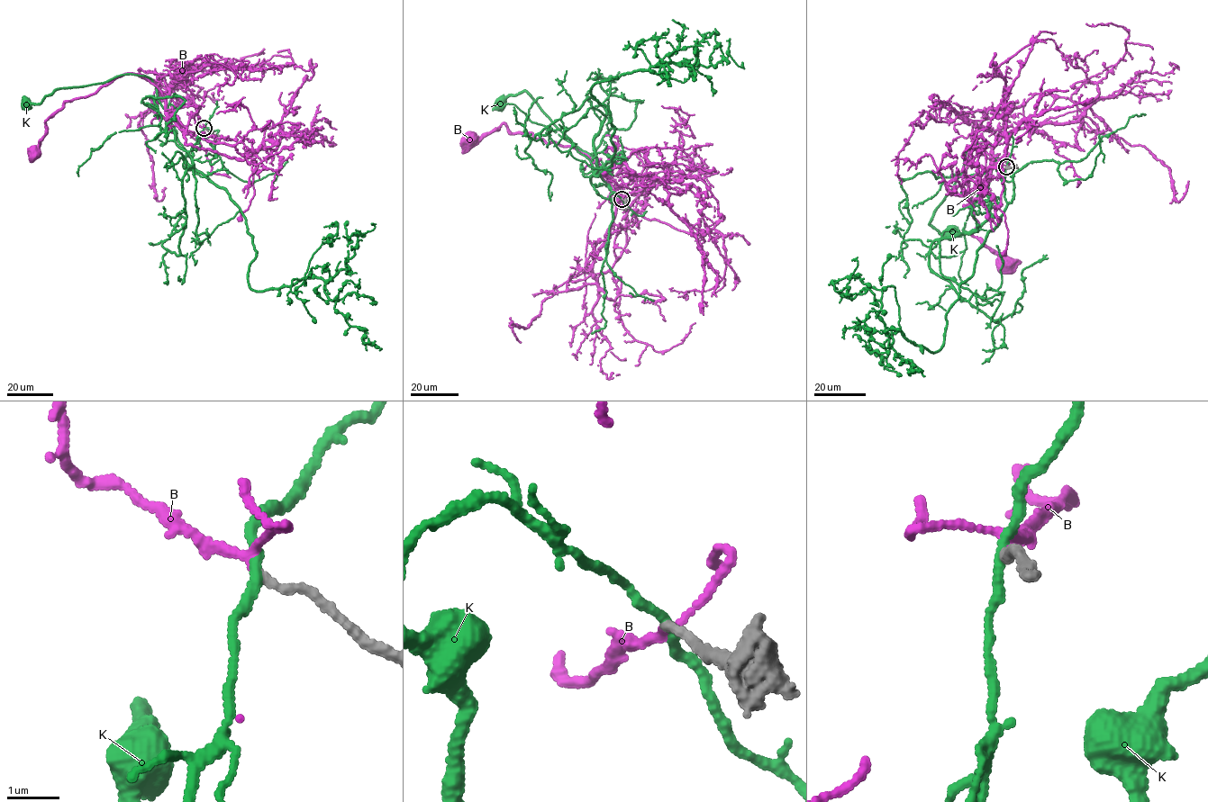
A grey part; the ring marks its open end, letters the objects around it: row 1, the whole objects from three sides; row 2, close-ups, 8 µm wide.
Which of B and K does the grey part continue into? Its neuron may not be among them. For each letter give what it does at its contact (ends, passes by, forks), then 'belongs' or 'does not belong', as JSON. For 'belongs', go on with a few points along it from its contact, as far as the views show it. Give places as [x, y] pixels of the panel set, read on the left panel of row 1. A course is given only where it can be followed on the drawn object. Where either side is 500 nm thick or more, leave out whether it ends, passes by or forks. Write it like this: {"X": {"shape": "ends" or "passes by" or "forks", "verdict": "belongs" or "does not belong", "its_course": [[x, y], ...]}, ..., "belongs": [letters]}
{"B": {"shape": "passes by", "verdict": "belongs", "its_course": [[204, 128], [192, 114], [181, 130], [161, 91], [126, 73], [66, 102], [46, 120], [33, 156]]}, "K": {"shape": "passes by", "verdict": "does not belong"}, "belongs": ["B"]}

